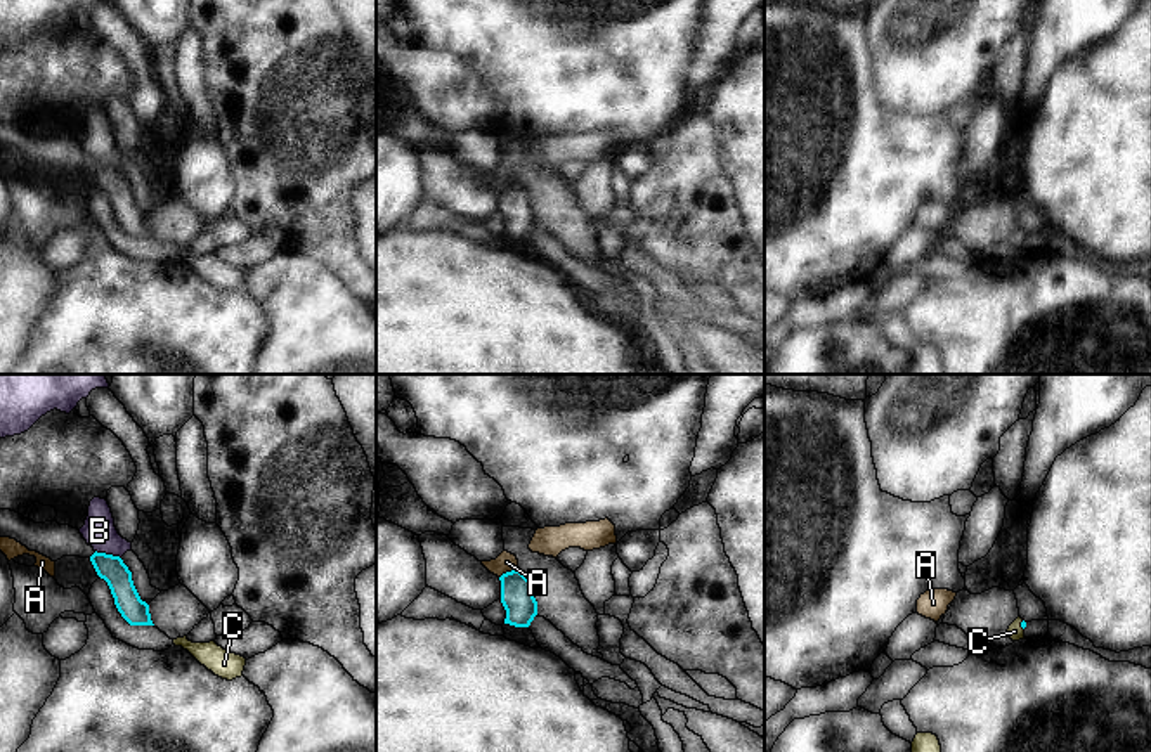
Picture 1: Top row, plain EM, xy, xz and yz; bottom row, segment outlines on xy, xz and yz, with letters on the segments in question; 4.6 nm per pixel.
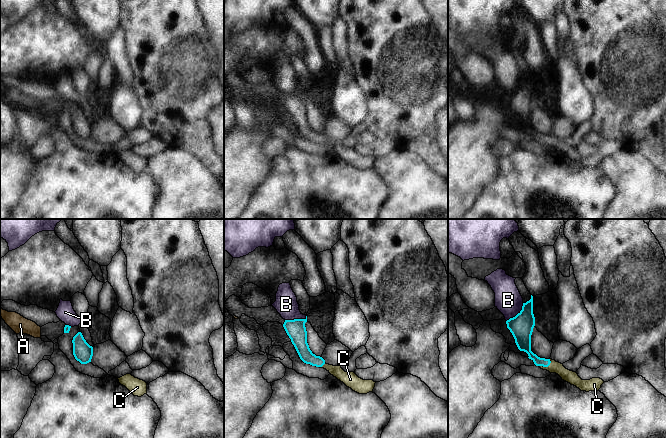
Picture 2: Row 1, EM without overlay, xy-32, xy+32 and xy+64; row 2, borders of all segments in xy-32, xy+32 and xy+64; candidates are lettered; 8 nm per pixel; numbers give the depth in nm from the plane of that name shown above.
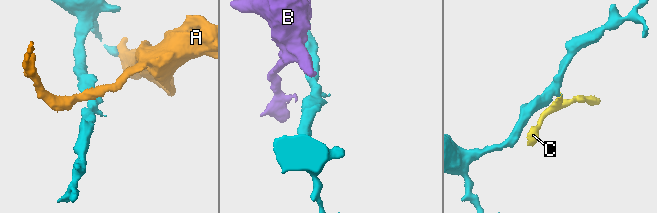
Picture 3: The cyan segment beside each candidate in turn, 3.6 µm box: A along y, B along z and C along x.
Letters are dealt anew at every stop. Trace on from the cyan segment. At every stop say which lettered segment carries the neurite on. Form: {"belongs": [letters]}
{"belongs": ["C"]}

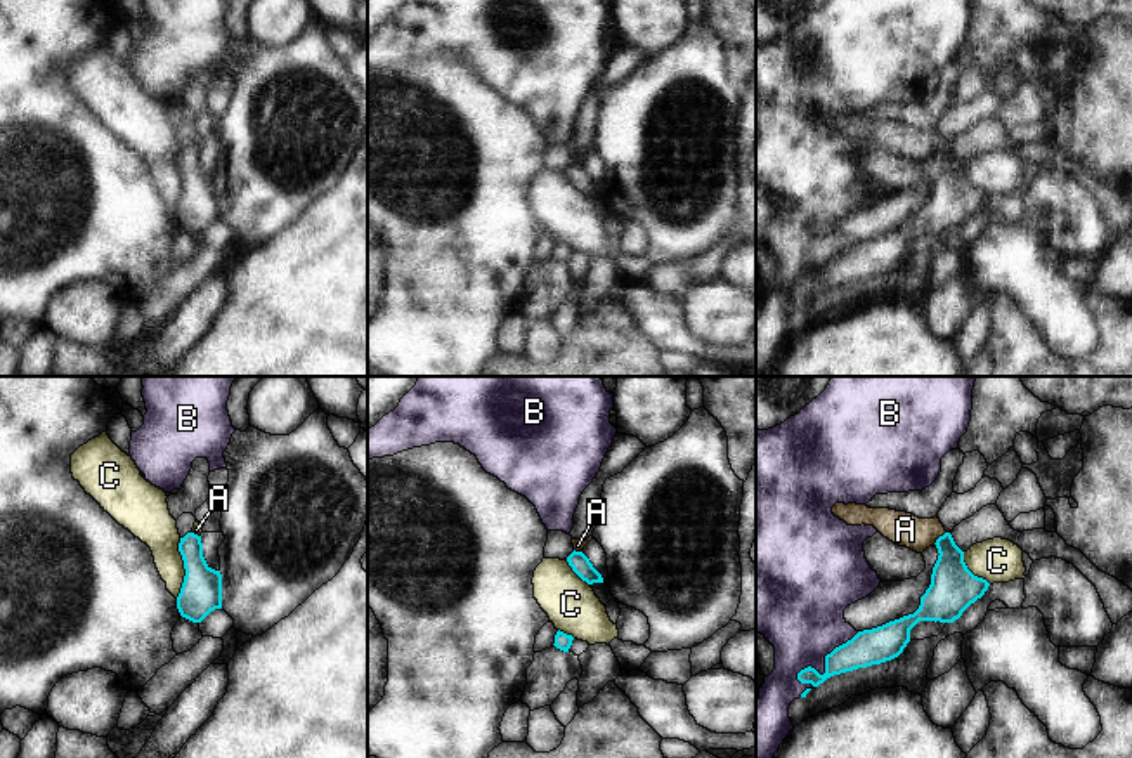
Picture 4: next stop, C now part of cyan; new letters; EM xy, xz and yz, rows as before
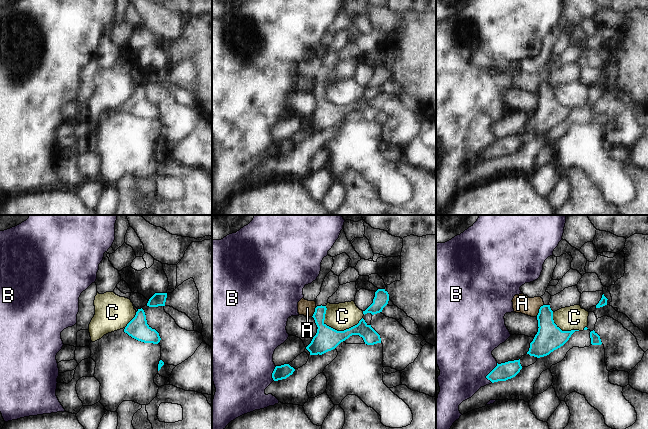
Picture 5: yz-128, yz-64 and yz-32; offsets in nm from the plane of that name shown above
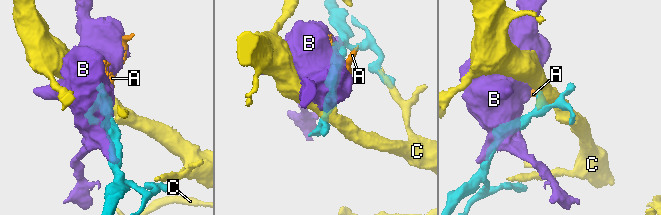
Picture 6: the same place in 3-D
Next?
{"belongs": []}

